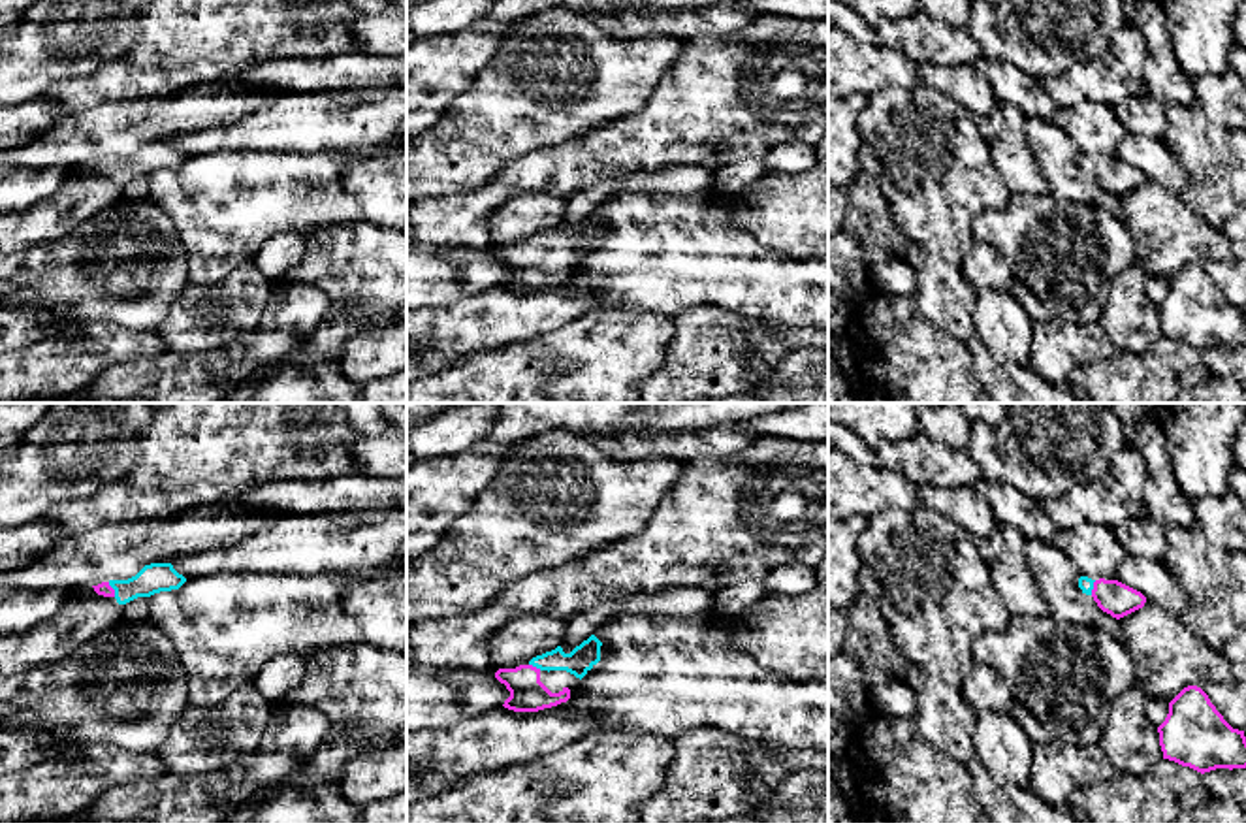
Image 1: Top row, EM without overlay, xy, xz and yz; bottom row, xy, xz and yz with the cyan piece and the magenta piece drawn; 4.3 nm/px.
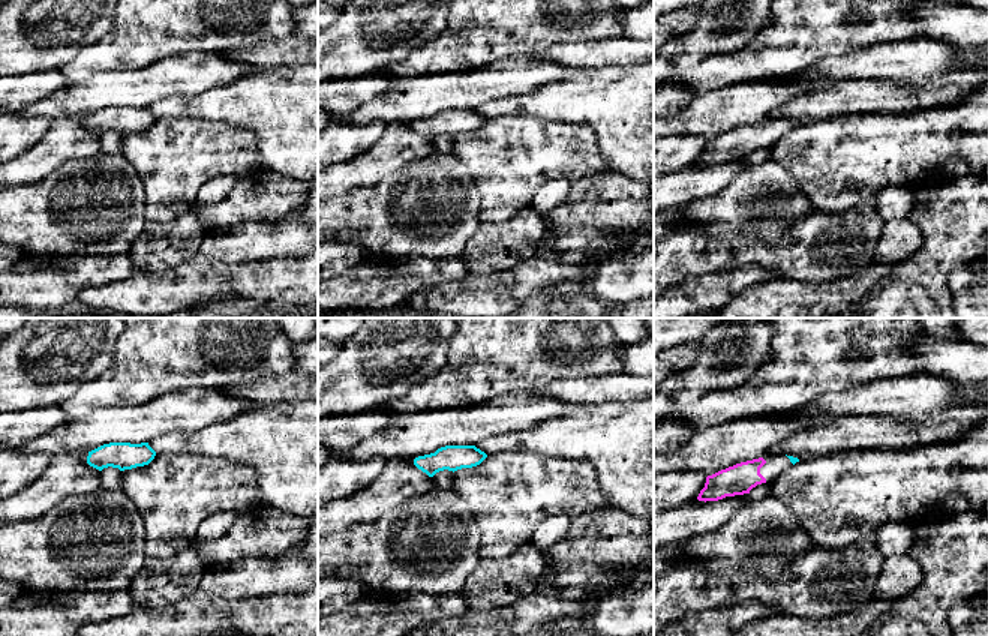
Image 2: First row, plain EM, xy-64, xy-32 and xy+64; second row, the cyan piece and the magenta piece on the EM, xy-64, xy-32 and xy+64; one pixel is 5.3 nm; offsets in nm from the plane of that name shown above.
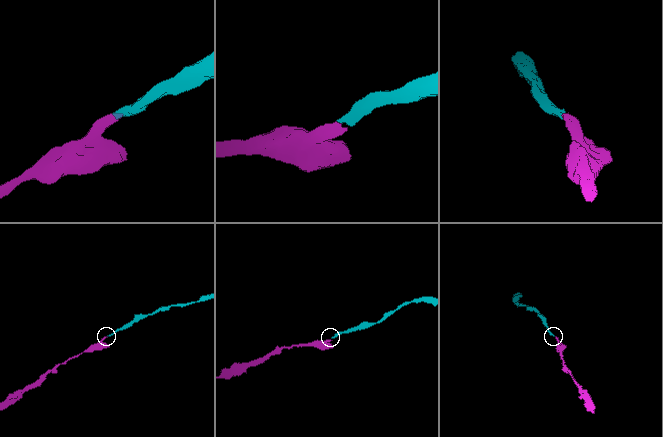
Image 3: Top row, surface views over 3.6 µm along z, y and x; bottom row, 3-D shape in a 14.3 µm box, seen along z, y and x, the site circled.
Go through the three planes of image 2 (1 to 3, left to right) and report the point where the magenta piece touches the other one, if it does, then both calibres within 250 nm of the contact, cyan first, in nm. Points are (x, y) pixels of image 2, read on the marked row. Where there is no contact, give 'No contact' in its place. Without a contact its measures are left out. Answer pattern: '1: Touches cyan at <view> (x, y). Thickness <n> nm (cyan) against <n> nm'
1: No contact
2: No contact
3: No contact

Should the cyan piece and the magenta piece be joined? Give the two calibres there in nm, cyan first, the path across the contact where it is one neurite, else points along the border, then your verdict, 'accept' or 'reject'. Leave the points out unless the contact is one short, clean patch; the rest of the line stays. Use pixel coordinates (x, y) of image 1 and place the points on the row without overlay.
130 nm thick on the cyan side, 60 nm on the other; runs through xy (153, 157), (132, 166), (113, 166), (104, 166); accept

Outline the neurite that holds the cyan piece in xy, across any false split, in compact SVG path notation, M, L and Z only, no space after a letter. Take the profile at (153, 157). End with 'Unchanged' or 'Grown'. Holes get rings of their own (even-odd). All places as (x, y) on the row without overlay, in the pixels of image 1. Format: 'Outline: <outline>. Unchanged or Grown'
Outline: M151 141L128 158L109 158L92 166L98 173L115 175L119 183L126 183L137 175L179 168L184 160L186 156L171 141Z. Grown

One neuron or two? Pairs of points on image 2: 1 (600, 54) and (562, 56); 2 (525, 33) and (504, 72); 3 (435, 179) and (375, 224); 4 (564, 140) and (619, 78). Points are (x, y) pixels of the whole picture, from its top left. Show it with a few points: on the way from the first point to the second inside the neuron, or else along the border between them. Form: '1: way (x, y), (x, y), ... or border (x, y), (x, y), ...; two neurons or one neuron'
1: way (591, 54), (571, 54); one neuron
2: border (535, 51), (522, 51), (495, 60); two neurons
3: way (420, 194), (396, 218), (390, 219); one neuron
4: border (544, 117), (585, 123), (592, 131), (600, 152); two neurons

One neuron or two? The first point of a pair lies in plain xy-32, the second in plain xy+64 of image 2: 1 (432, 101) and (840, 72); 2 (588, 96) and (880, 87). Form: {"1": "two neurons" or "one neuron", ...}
{"1": "two neurons", "2": "one neuron"}

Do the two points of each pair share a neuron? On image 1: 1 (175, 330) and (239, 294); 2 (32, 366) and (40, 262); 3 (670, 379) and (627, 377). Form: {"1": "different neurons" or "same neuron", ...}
{"1": "same neuron", "2": "different neurons", "3": "different neurons"}

